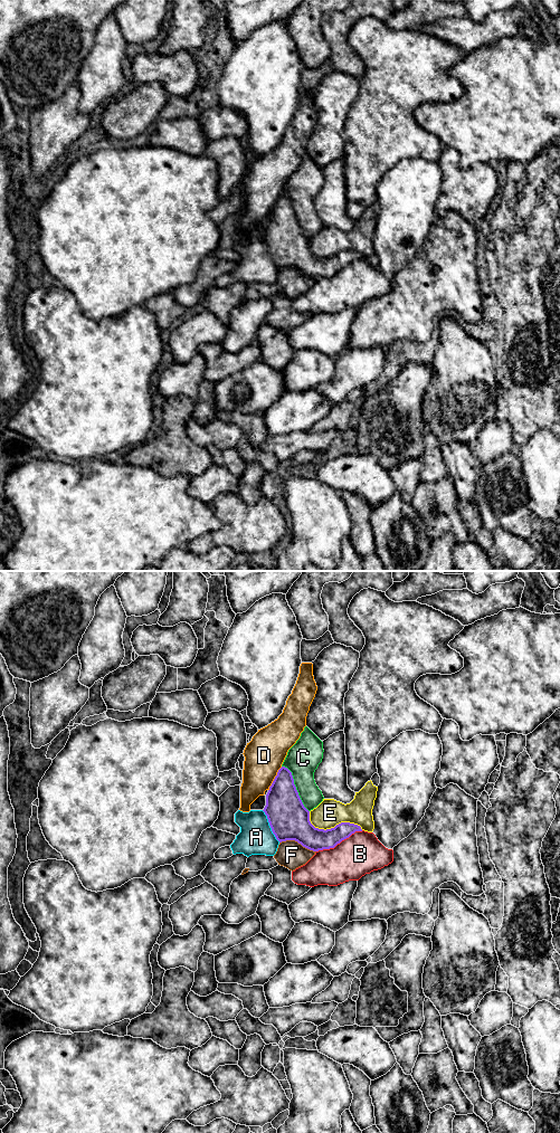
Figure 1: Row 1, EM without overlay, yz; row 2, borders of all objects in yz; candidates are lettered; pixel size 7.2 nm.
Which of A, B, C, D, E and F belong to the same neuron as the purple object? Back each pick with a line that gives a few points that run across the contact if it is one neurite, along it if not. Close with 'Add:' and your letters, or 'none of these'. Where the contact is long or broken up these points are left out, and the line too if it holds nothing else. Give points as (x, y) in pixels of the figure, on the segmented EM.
Add: none of these

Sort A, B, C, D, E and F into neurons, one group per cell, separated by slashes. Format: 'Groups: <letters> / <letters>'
Groups: A / B / C / D / E / F

